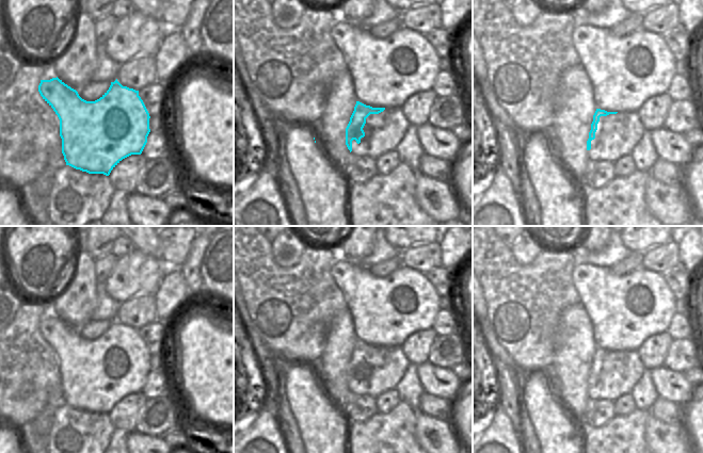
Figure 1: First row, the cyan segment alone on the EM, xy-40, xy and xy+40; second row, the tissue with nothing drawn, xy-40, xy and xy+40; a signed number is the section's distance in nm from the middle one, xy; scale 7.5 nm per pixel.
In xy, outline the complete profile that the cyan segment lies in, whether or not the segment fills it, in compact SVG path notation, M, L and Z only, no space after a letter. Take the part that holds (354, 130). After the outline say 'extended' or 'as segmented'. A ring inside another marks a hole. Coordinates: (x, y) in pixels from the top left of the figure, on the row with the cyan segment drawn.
M335 22L331 36L343 55L356 96L356 104L346 128L346 145L351 152L352 141L360 144L365 136L363 128L370 114L379 114L386 108L401 108L409 97L432 90L433 81L440 72L441 59L424 34L404 27L379 39L369 29Z; extended

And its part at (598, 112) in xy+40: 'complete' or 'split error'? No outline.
split error

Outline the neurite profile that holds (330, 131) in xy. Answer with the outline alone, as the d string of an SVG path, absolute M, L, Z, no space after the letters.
M346 68L333 79L326 96L324 113L310 129L324 160L342 174L357 159L346 145L346 128L355 104L352 77Z

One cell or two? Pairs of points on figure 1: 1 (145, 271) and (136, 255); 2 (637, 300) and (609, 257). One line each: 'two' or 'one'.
1: one
2: two

